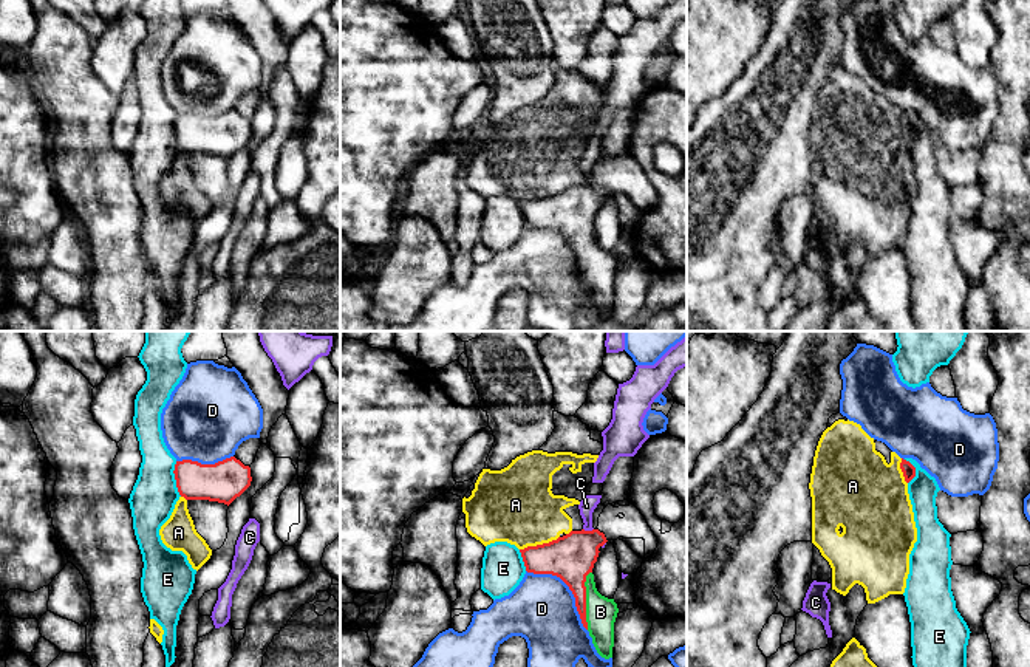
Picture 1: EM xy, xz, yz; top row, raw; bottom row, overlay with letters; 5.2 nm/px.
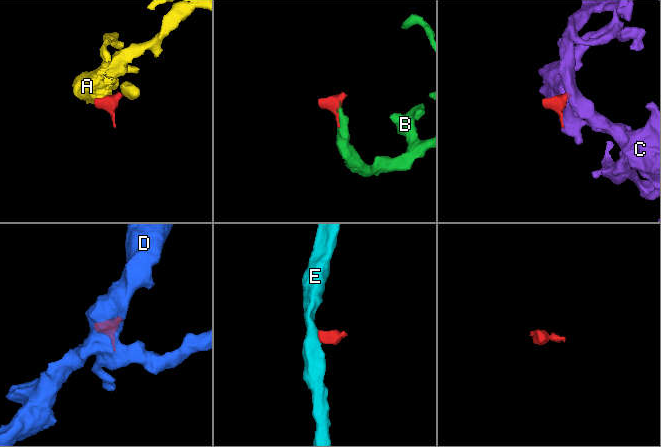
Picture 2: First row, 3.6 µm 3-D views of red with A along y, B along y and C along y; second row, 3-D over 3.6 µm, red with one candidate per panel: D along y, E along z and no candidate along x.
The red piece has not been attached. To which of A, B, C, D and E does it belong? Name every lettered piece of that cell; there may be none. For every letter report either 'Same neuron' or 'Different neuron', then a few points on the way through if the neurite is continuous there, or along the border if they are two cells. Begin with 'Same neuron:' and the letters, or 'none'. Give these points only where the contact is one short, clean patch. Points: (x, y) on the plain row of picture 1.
Same neuron: B
A: Different neuron. Boundary: xz (559, 189), (520, 203)
B: Same neuron. Path across: xz (571, 211), (585, 245), (585, 254), (600, 265)
C: Different neuron. Boundary: xz (583, 181), (593, 183)
D: Different neuron
E: Different neuron. Boundary: xy (175, 115), (175, 138), (181, 149)

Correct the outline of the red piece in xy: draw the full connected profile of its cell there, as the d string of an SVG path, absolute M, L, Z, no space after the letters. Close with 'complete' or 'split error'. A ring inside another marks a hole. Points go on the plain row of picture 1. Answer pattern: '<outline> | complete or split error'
M235 110L215 118L201 118L192 113L176 115L175 133L186 153L209 153L230 158L252 135L251 121Z | complete

